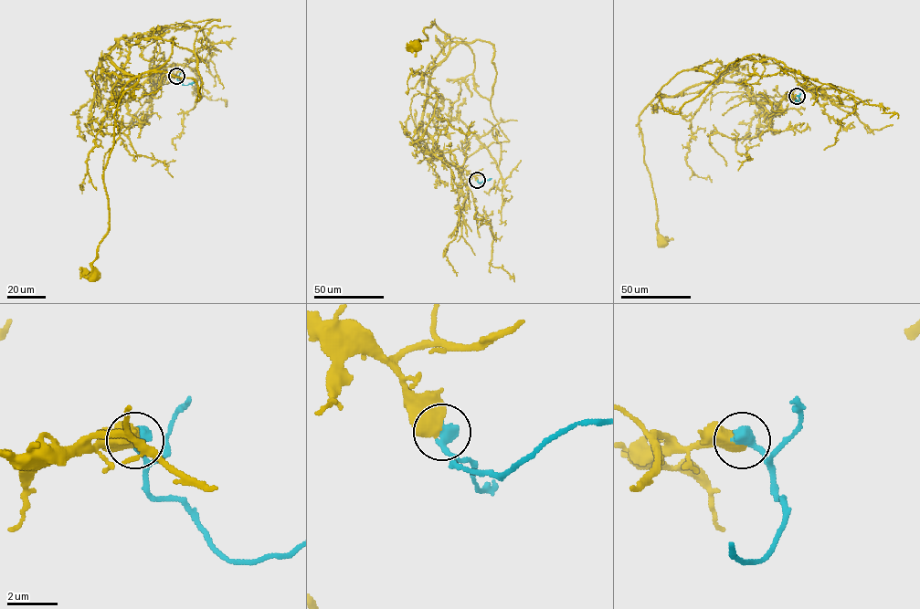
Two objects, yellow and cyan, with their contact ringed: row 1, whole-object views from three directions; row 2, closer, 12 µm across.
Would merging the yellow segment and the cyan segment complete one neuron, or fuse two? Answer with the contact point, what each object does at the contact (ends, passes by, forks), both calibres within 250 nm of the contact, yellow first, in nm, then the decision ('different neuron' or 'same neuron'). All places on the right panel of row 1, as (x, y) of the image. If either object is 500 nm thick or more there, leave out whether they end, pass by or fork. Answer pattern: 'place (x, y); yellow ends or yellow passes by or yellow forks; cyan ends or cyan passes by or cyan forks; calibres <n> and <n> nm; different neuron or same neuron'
place (797, 96); calibres 650 and 500 nm; same neuron

